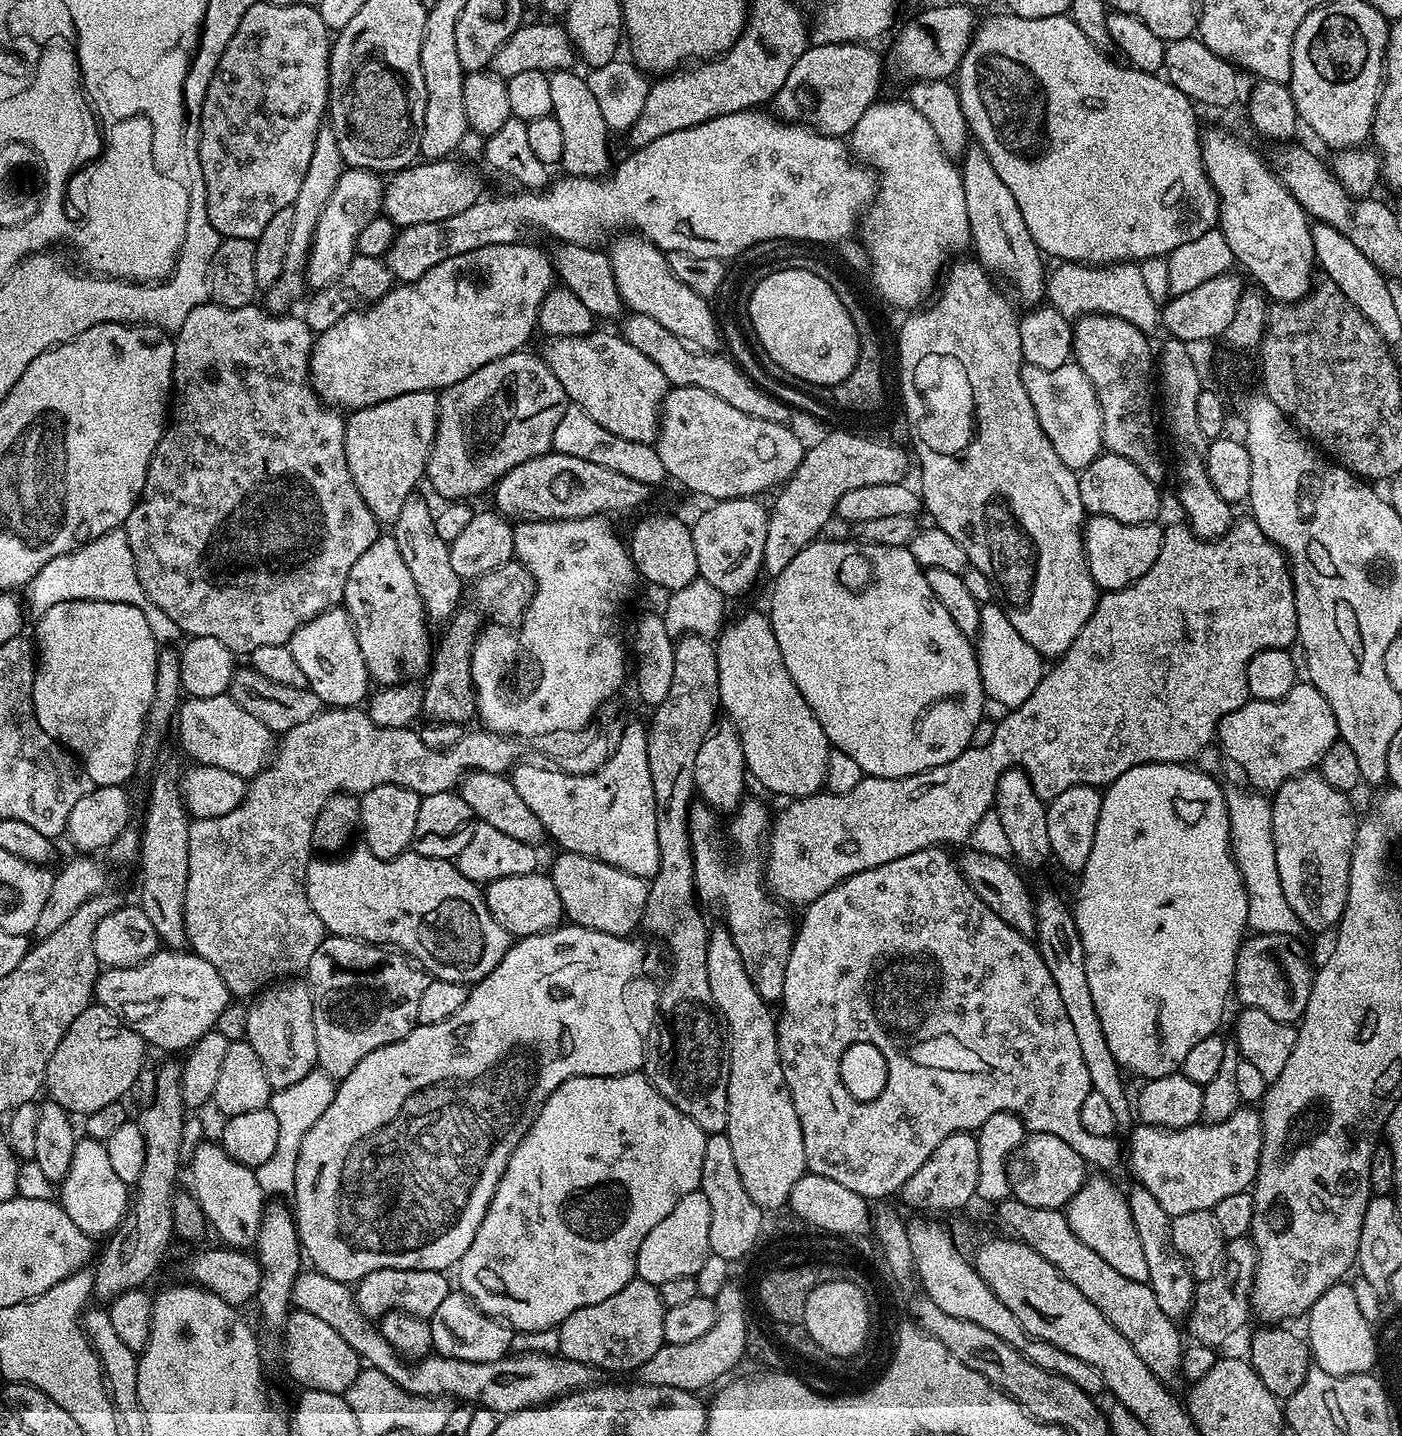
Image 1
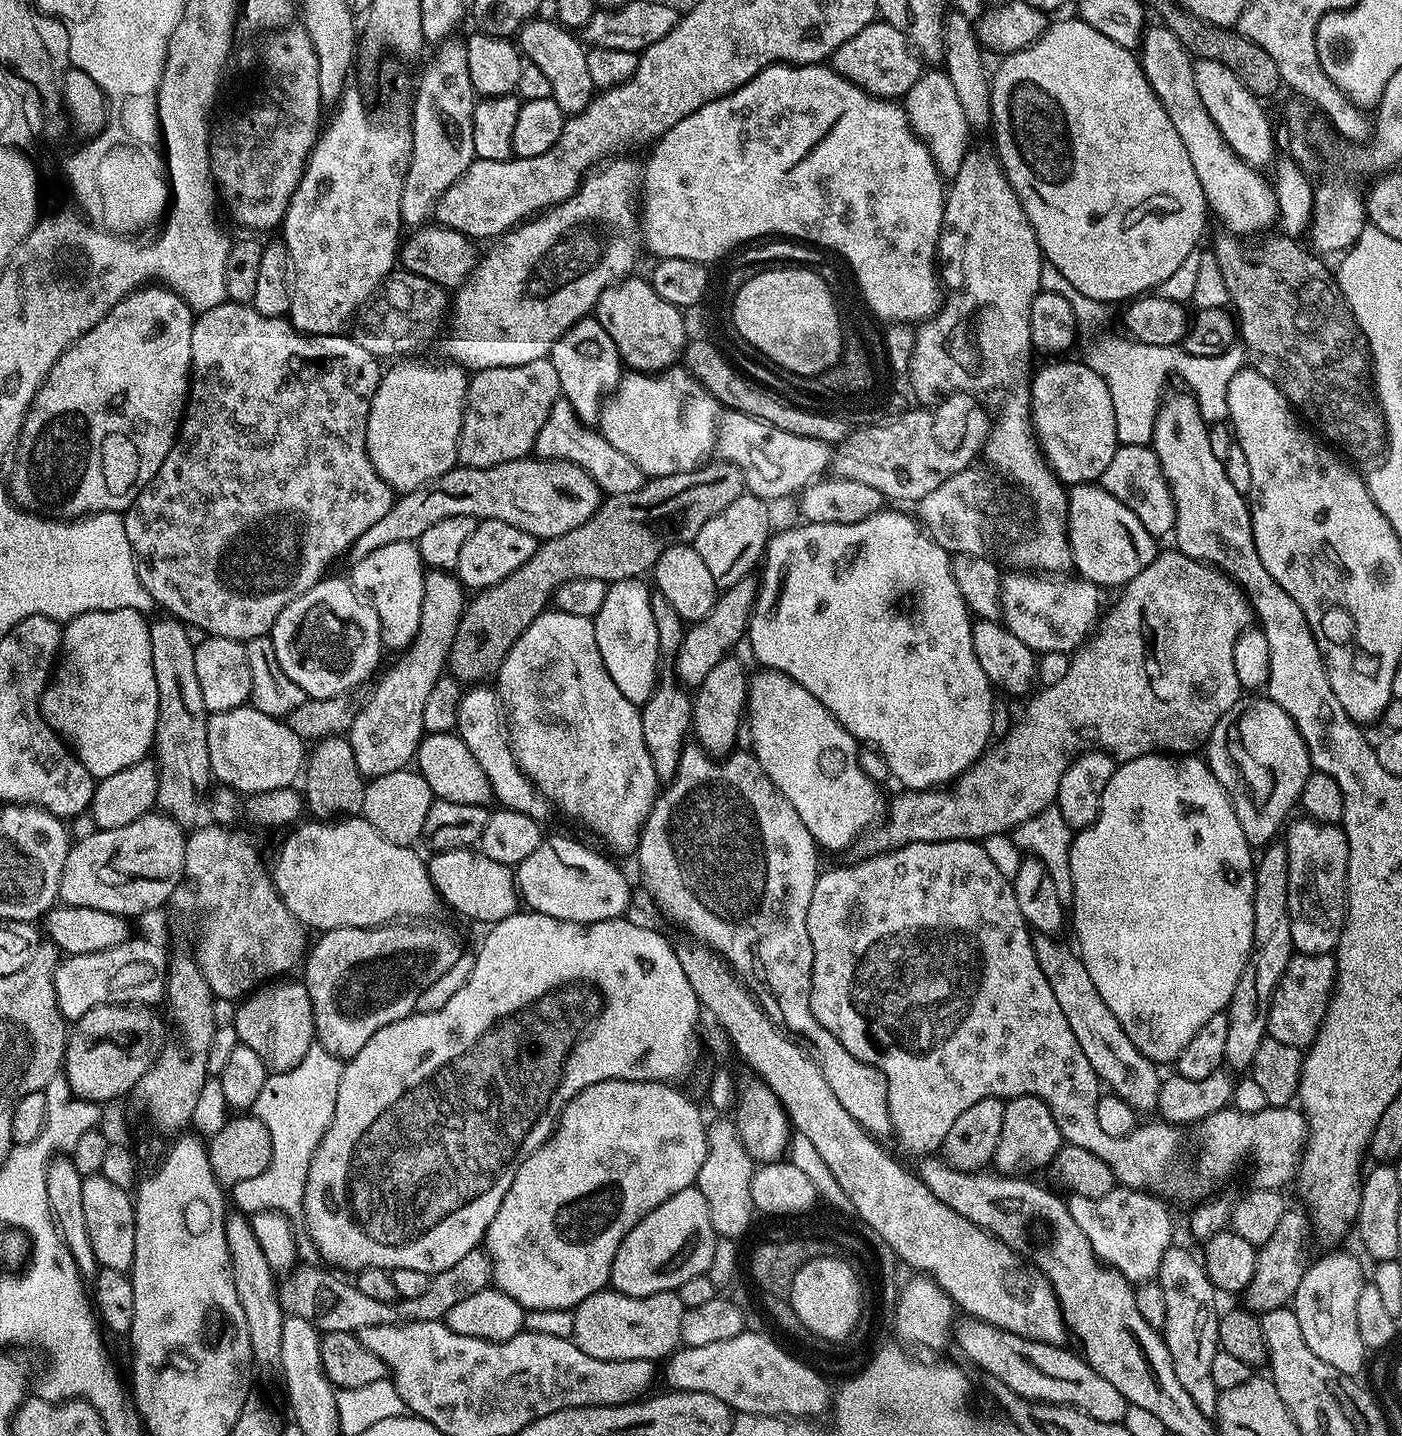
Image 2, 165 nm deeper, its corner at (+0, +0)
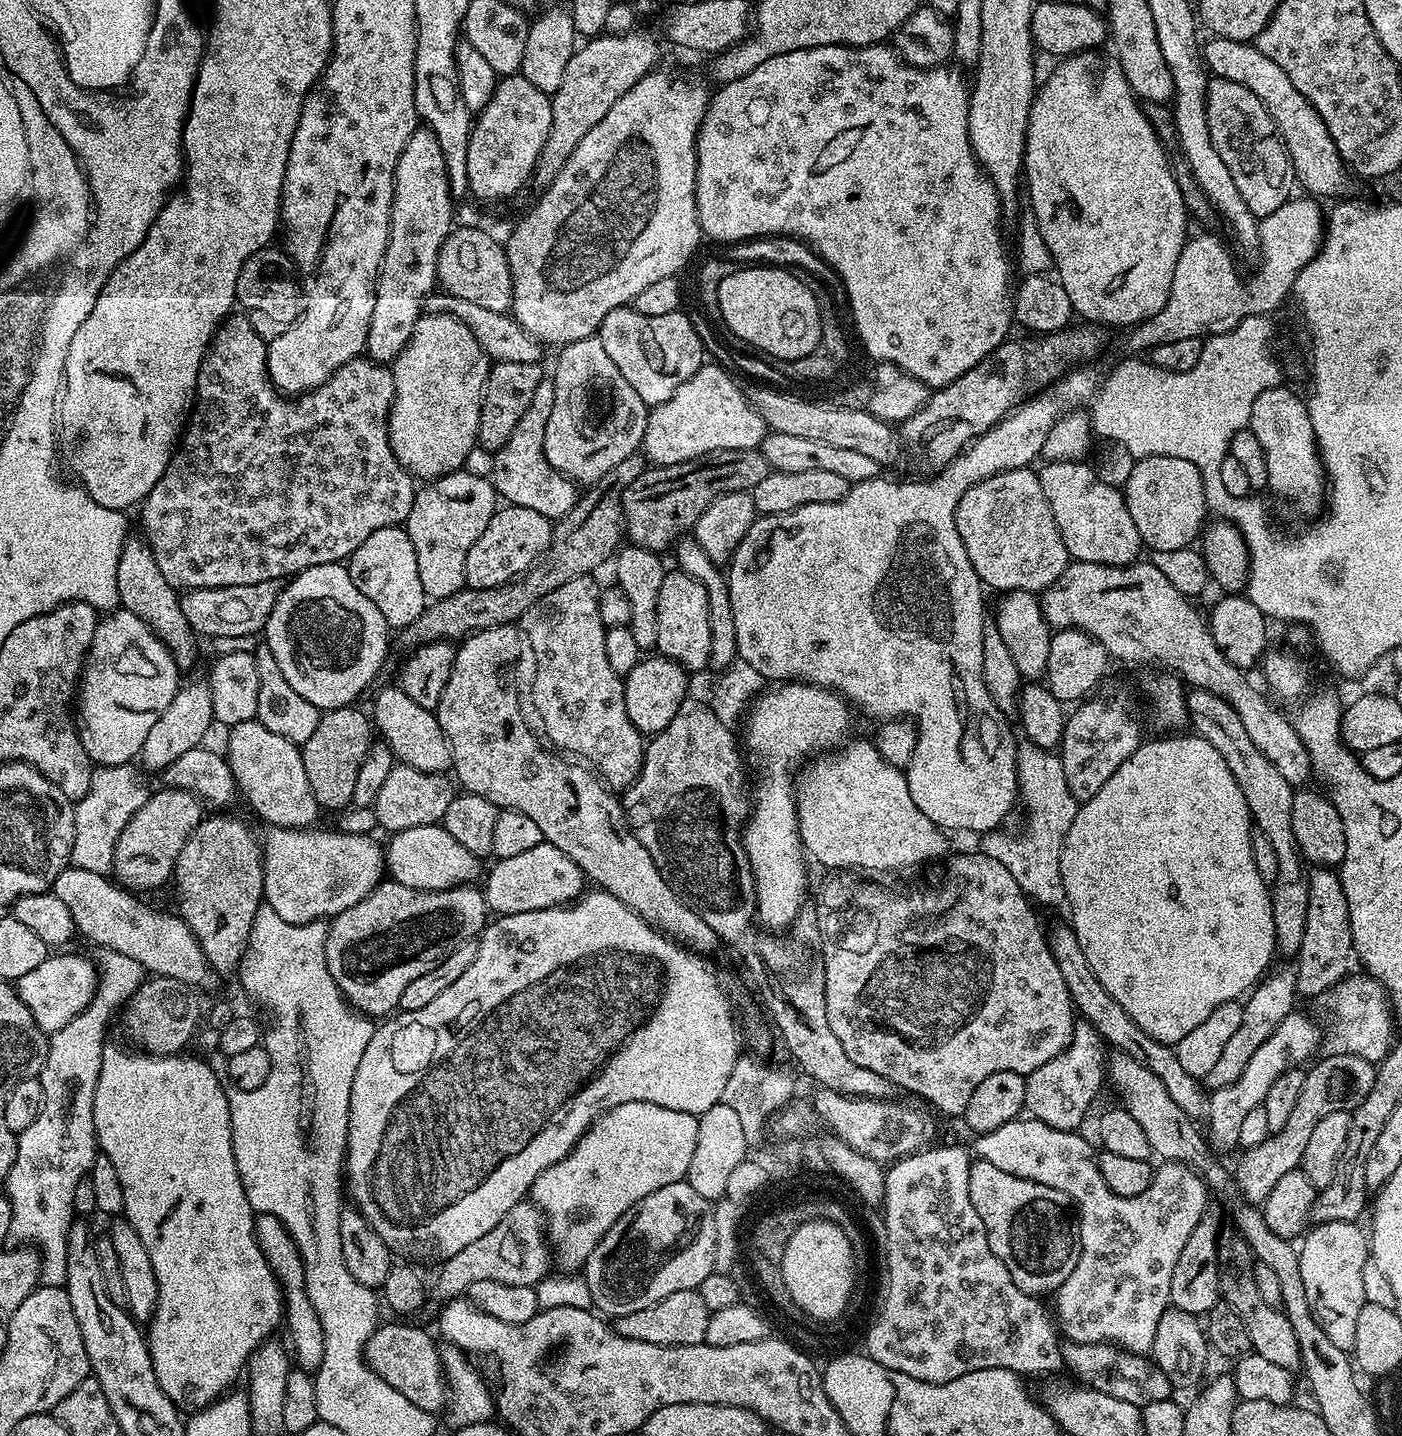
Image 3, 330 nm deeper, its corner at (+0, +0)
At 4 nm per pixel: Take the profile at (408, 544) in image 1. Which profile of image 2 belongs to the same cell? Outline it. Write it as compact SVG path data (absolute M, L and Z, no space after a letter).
M425 571L418 634L401 655L405 656L393 668L383 669L384 677L377 682L376 688L374 684L369 691L366 706L362 706L362 714L354 718L354 726L346 734L361 776L371 778L394 774L415 761L418 746L426 735L422 726L422 709L426 706L426 698L434 682L445 675L448 655L465 603L466 589L451 571Z

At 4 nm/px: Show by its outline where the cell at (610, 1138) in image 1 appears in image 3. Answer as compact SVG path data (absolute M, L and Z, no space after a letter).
M622 1102L622 1106L614 1106L609 1112L602 1113L584 1131L584 1137L574 1145L570 1154L566 1154L566 1158L562 1158L554 1166L547 1168L532 1184L530 1200L544 1213L546 1235L551 1255L554 1257L555 1267L557 1264L560 1267L557 1269L564 1274L572 1274L583 1269L584 1263L590 1258L590 1254L594 1250L594 1246L598 1246L598 1242L602 1242L602 1238L608 1233L610 1226L614 1226L614 1222L618 1222L618 1218L622 1218L622 1214L626 1214L626 1210L630 1210L638 1202L642 1202L642 1198L646 1198L646 1194L654 1194L654 1190L662 1190L662 1186L670 1186L687 1177L690 1170L690 1157L694 1154L694 1146L698 1146L698 1119L682 1110L666 1110L666 1106L658 1106L654 1102Z

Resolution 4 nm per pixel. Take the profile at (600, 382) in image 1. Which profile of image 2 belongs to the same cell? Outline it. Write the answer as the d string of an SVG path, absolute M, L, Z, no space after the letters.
M673 366L659 372L628 370L621 375L620 381L617 382L610 398L605 399L604 403L600 406L598 431L606 438L606 442L610 442L610 446L614 446L620 453L626 454L626 458L630 458L630 462L634 462L634 466L638 466L638 470L642 470L645 477L669 476L670 474L678 474L679 472L693 472L709 459L710 453L716 447L716 421L720 419L721 415L722 406L719 402L683 366Z

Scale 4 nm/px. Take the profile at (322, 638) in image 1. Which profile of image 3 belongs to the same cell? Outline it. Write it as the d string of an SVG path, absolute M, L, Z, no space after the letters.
M340 562L310 566L291 577L262 633L263 639L268 639L265 640L266 646L270 654L274 654L286 682L290 682L306 702L321 710L346 708L357 703L356 699L379 674L388 656L388 635L390 629L386 618L382 618L378 606L354 586L354 578L350 578L347 567Z

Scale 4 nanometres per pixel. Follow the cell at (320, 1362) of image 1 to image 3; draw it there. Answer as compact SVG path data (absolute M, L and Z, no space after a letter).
M384 1322L377 1327L375 1334L368 1339L364 1347L364 1361L368 1363L370 1370L374 1370L374 1374L382 1378L382 1382L394 1386L394 1390L398 1390L402 1398L410 1398L410 1402L414 1402L418 1410L426 1410L433 1414L443 1413L448 1403L448 1382L444 1378L444 1367L440 1361L441 1349L436 1348L431 1334L426 1329L415 1328L414 1325L408 1324L412 1322L400 1323L404 1324Z

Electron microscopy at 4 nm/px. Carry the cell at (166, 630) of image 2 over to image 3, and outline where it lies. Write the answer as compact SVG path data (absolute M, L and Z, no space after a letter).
M125 539L122 554L118 558L116 585L120 599L119 607L123 611L142 618L142 622L152 627L156 637L170 650L177 666L182 670L188 670L196 660L198 637L186 622L185 615L182 614L177 589L172 588L170 582L166 582L166 578L162 575L162 570L158 570L158 562L154 562L147 539L132 539Z

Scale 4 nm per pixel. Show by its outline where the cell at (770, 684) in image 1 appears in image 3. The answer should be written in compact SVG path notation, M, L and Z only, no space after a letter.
M871 739L851 740L813 759L807 766L801 767L795 777L796 817L800 823L800 840L804 843L805 853L811 859L813 856L822 867L828 868L824 870L859 870L864 874L900 872L903 868L918 867L923 860L947 857L950 849L944 837L947 836L945 829L930 822L930 818L914 806L905 769L890 766L890 762L878 754Z

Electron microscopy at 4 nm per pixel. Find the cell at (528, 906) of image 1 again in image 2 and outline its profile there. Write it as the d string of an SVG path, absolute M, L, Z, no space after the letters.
M475 847L451 848L435 853L431 858L433 860L429 859L427 865L432 885L443 903L449 904L458 915L477 920L483 926L491 926L513 916L521 907L516 874L509 865L486 858L486 854Z

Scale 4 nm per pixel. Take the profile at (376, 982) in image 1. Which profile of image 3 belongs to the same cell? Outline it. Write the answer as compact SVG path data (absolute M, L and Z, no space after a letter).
M388 878L381 882L366 898L362 898L362 902L358 902L358 906L350 906L350 910L342 910L342 914L331 917L328 924L326 946L324 947L326 950L326 966L330 966L330 974L334 978L340 993L344 995L345 1000L357 1012L363 1012L369 1018L377 1018L376 1016L384 1018L399 1009L402 990L406 990L406 986L410 986L410 982L414 982L414 978L422 978L422 974L430 974L430 970L434 970L434 966L438 966L443 962L458 946L462 946L467 940L476 940L480 933L484 931L489 920L490 909L484 900L484 893L479 887L461 886L459 888L447 888L446 890L434 890L431 892L430 890L418 890L410 886L402 886L397 880Z

